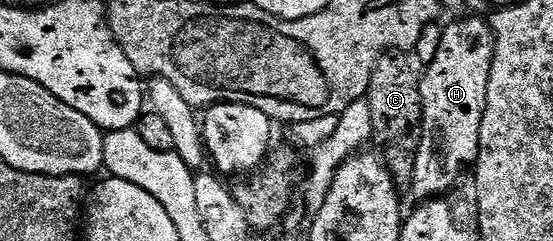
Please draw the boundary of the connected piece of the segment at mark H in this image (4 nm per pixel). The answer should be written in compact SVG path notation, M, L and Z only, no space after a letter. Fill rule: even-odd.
M465 16L462 20L453 20L441 32L441 41L437 44L437 53L429 64L425 76L420 77L421 86L421 141L417 147L415 168L411 189L424 202L430 198L441 198L448 188L457 184L457 179L465 172L465 167L476 165L479 150L479 130L485 113L487 82L491 74L491 62L495 52L493 26L481 16Z

